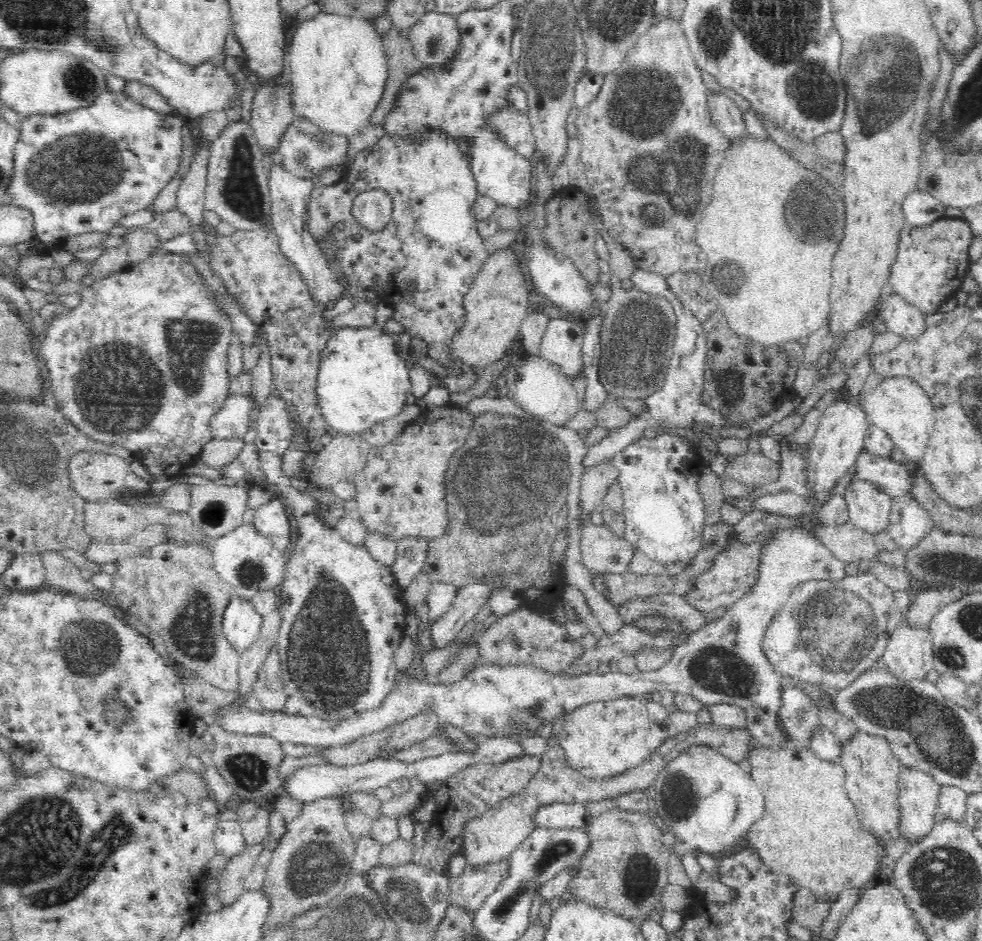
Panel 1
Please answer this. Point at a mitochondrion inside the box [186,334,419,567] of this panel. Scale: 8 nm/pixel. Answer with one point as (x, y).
(212, 514)

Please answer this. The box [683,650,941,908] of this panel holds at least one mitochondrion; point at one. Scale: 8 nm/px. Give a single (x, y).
(798, 720)

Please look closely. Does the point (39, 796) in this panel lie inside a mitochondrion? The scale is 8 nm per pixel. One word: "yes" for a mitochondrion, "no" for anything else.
yes

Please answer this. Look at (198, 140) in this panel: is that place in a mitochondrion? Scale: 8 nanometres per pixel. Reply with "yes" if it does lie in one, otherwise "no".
no

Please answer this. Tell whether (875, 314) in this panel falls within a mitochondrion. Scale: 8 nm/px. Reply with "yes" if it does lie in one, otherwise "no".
no

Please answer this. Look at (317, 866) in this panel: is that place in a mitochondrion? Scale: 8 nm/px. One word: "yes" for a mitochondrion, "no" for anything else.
yes

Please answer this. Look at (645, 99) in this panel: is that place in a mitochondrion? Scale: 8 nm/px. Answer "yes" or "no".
yes

